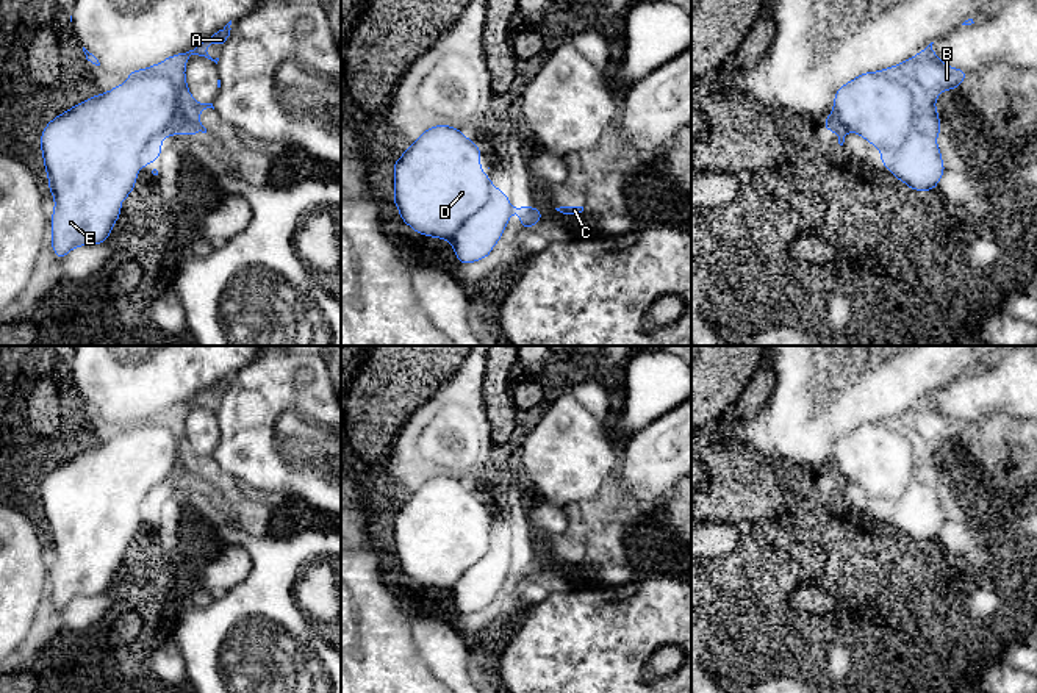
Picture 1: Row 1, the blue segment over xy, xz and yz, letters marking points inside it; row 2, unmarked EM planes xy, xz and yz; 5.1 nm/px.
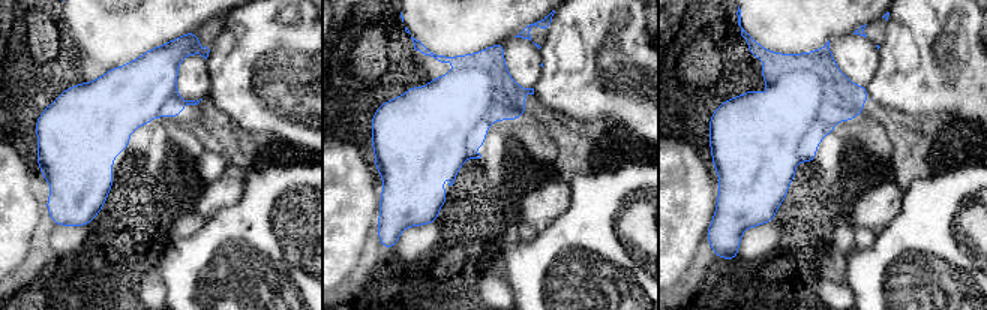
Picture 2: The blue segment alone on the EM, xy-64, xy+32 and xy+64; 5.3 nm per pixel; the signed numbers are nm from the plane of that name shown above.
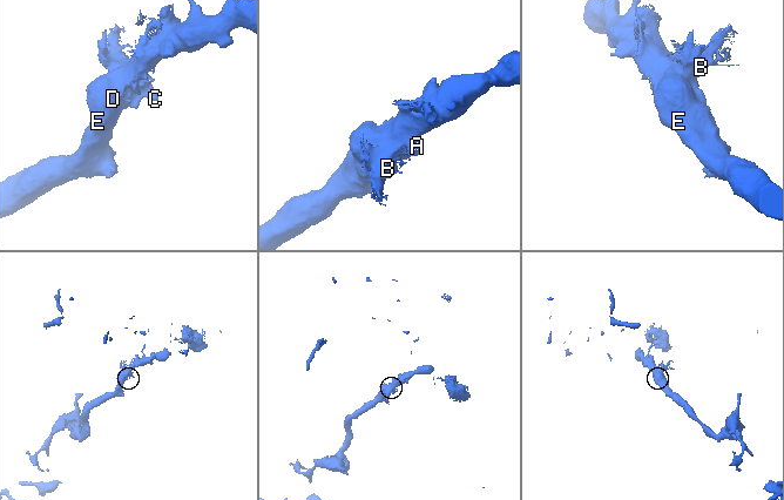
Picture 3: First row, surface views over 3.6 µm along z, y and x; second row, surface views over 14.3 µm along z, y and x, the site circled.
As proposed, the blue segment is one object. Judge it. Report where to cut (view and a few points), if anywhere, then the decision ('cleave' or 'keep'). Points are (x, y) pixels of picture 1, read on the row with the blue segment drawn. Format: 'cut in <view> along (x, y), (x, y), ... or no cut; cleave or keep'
no cut; keep

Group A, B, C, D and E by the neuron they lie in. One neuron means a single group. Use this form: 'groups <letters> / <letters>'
groups A B C D E

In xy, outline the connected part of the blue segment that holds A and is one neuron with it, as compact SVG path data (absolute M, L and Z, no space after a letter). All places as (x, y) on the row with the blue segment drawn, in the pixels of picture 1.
M231 20L217 33L206 36L192 50L177 53L149 69L125 72L131 80L114 89L89 97L50 120L41 135L41 152L48 177L48 191L55 197L55 211L50 219L52 247L63 260L77 246L106 242L111 228L122 213L120 199L130 197L139 167L161 158L161 139L170 135L192 136L206 133L199 122L202 110L213 103L197 103L185 77L185 66L191 55L205 56L217 64L208 52L208 42L224 48L230 36Z

